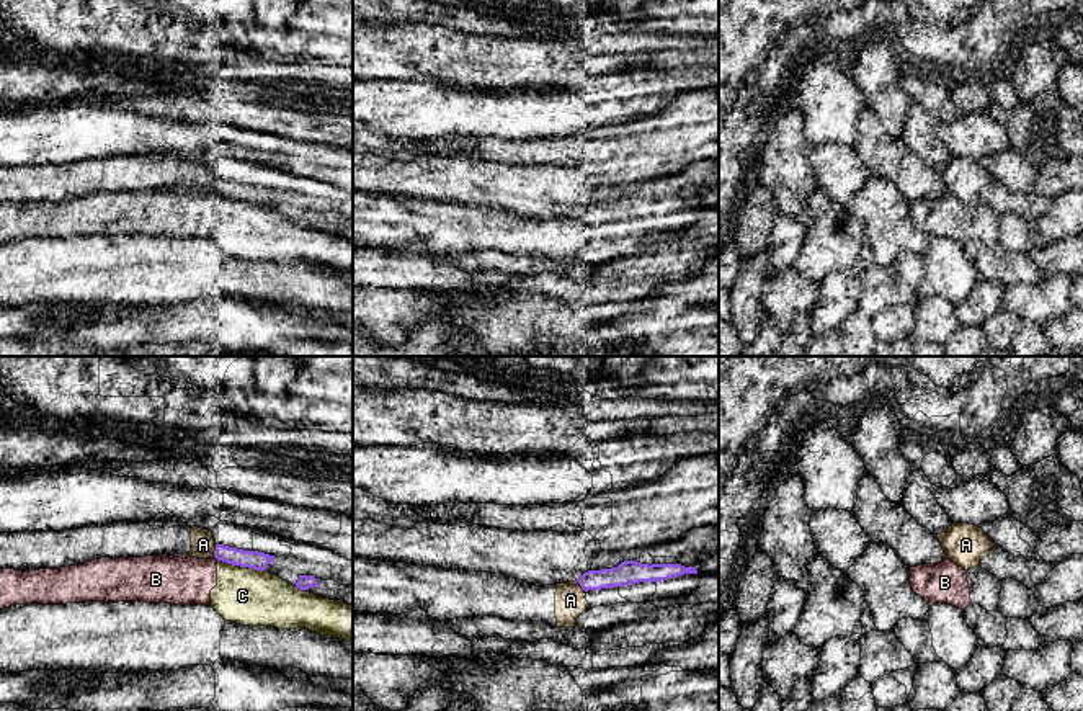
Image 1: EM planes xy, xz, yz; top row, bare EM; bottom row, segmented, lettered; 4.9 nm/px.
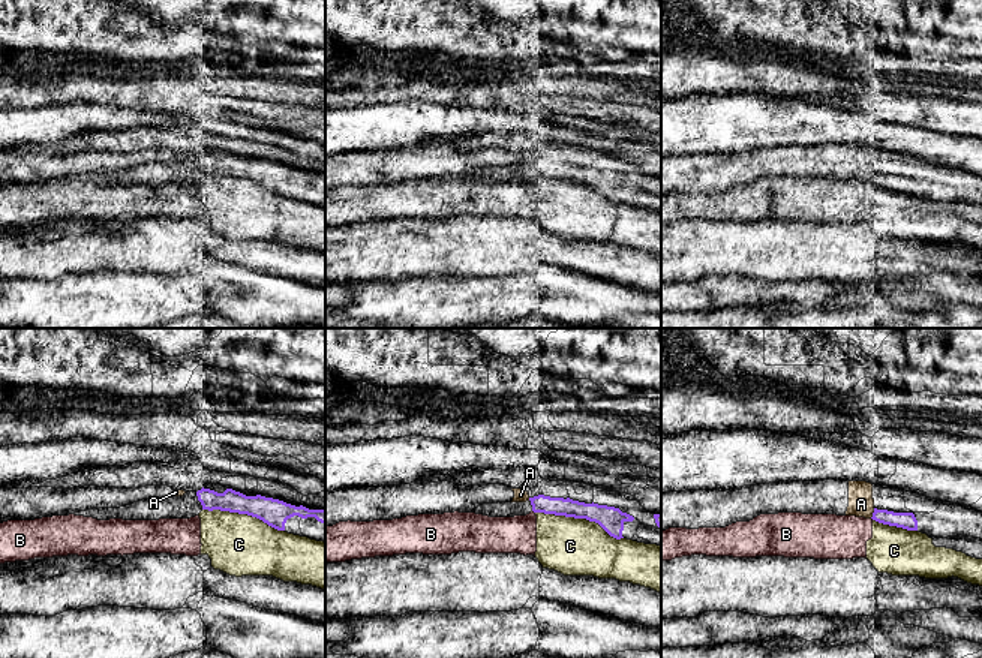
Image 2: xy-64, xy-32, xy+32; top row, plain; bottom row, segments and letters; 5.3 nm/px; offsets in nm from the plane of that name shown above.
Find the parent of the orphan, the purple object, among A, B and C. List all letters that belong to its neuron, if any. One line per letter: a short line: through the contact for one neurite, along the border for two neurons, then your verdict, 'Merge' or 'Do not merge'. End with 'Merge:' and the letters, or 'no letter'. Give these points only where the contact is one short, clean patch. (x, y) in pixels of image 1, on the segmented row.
A: Do not merge
B: Merge
C: Do not merge
Merge: B

